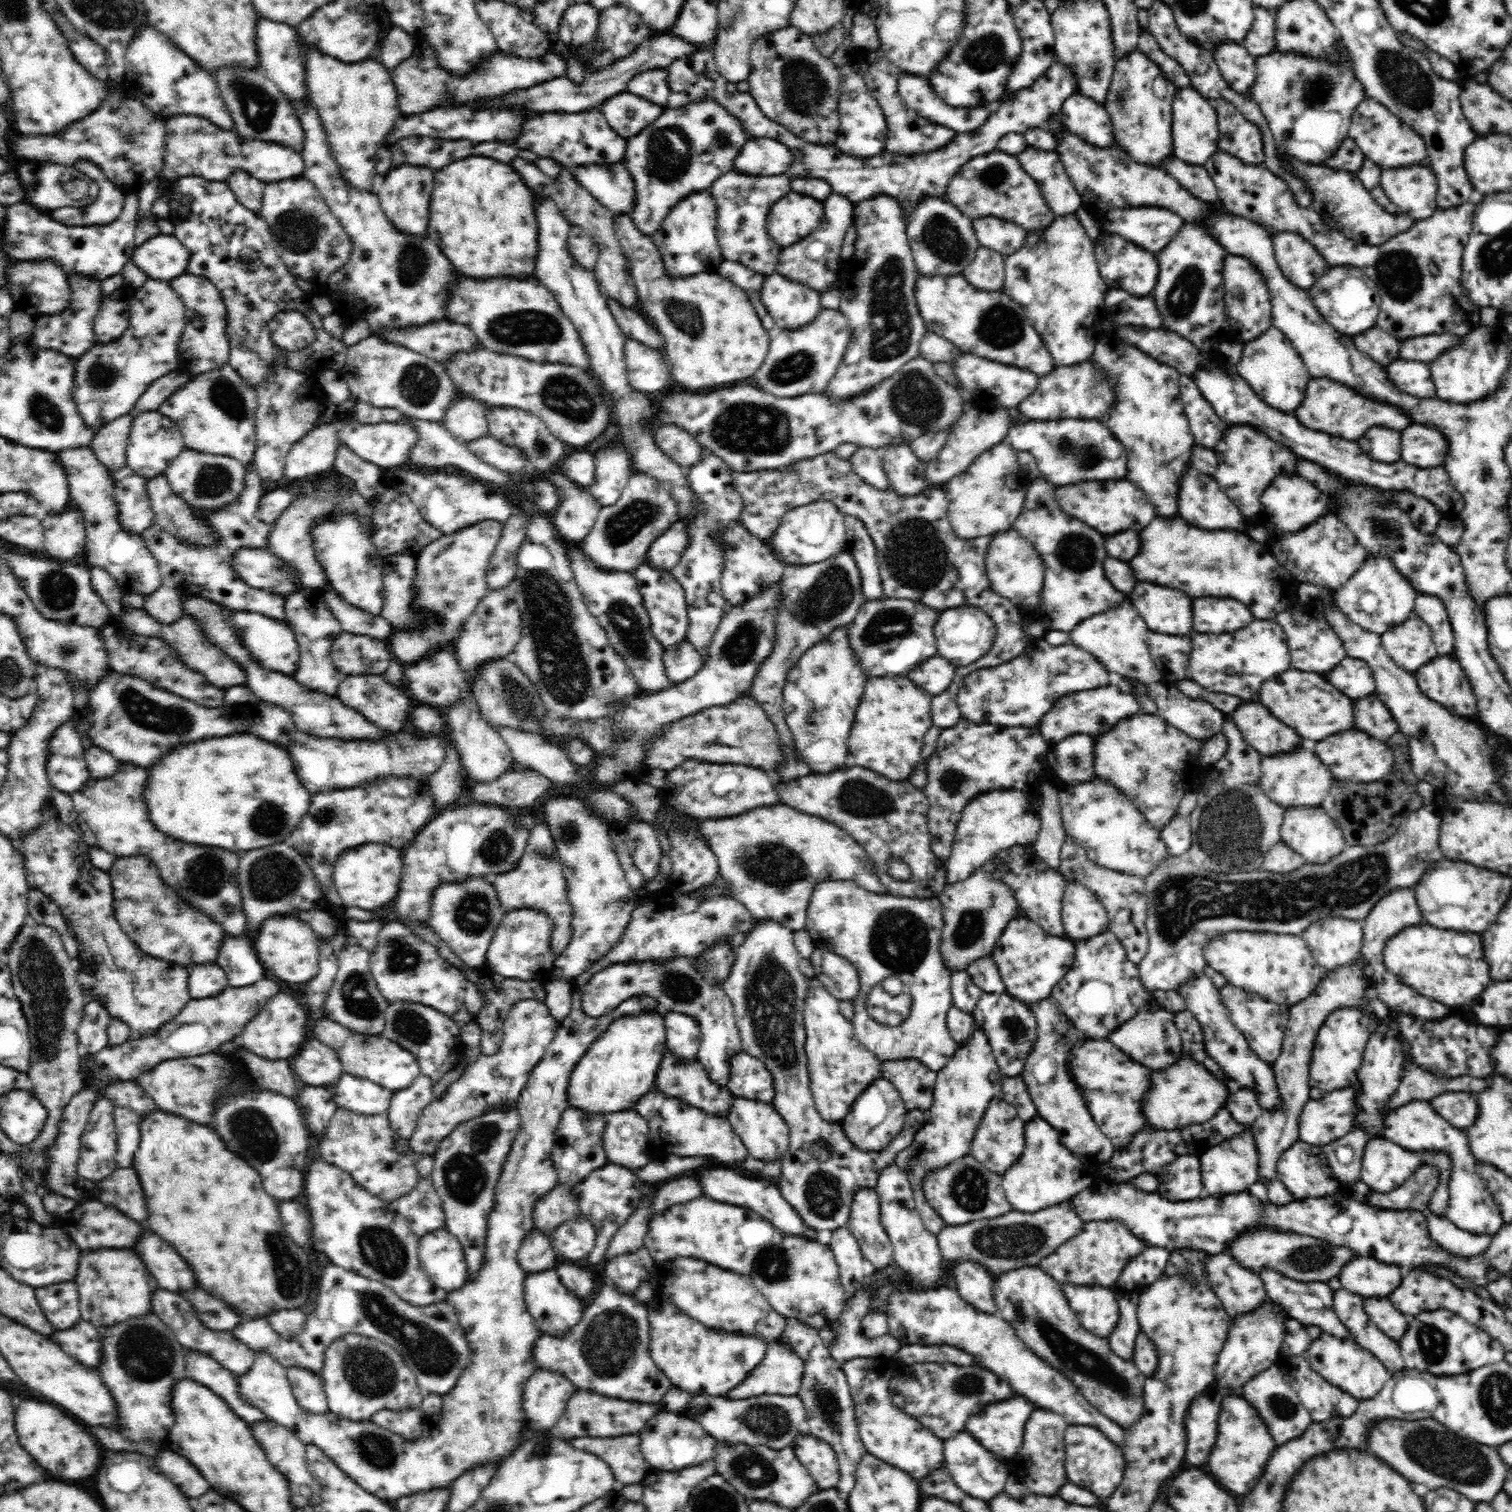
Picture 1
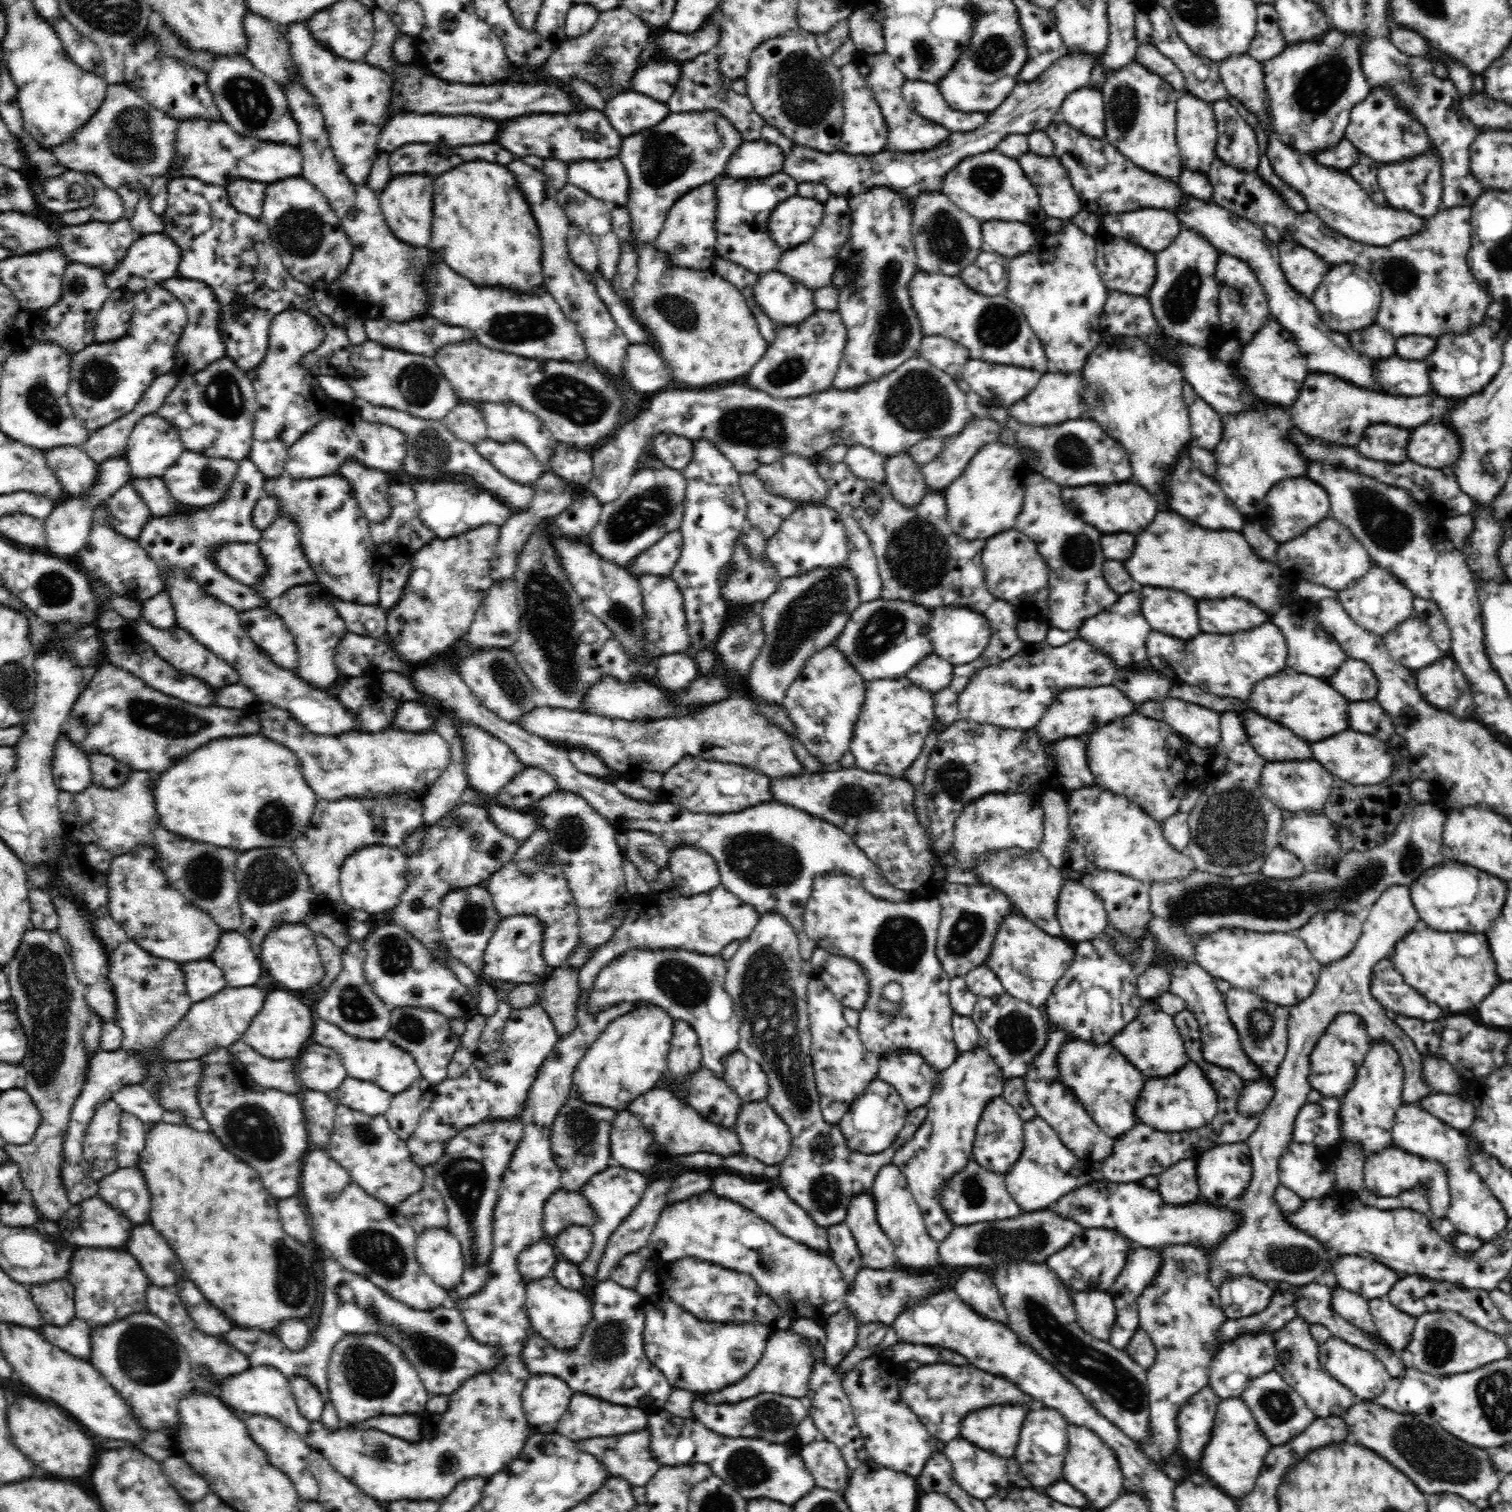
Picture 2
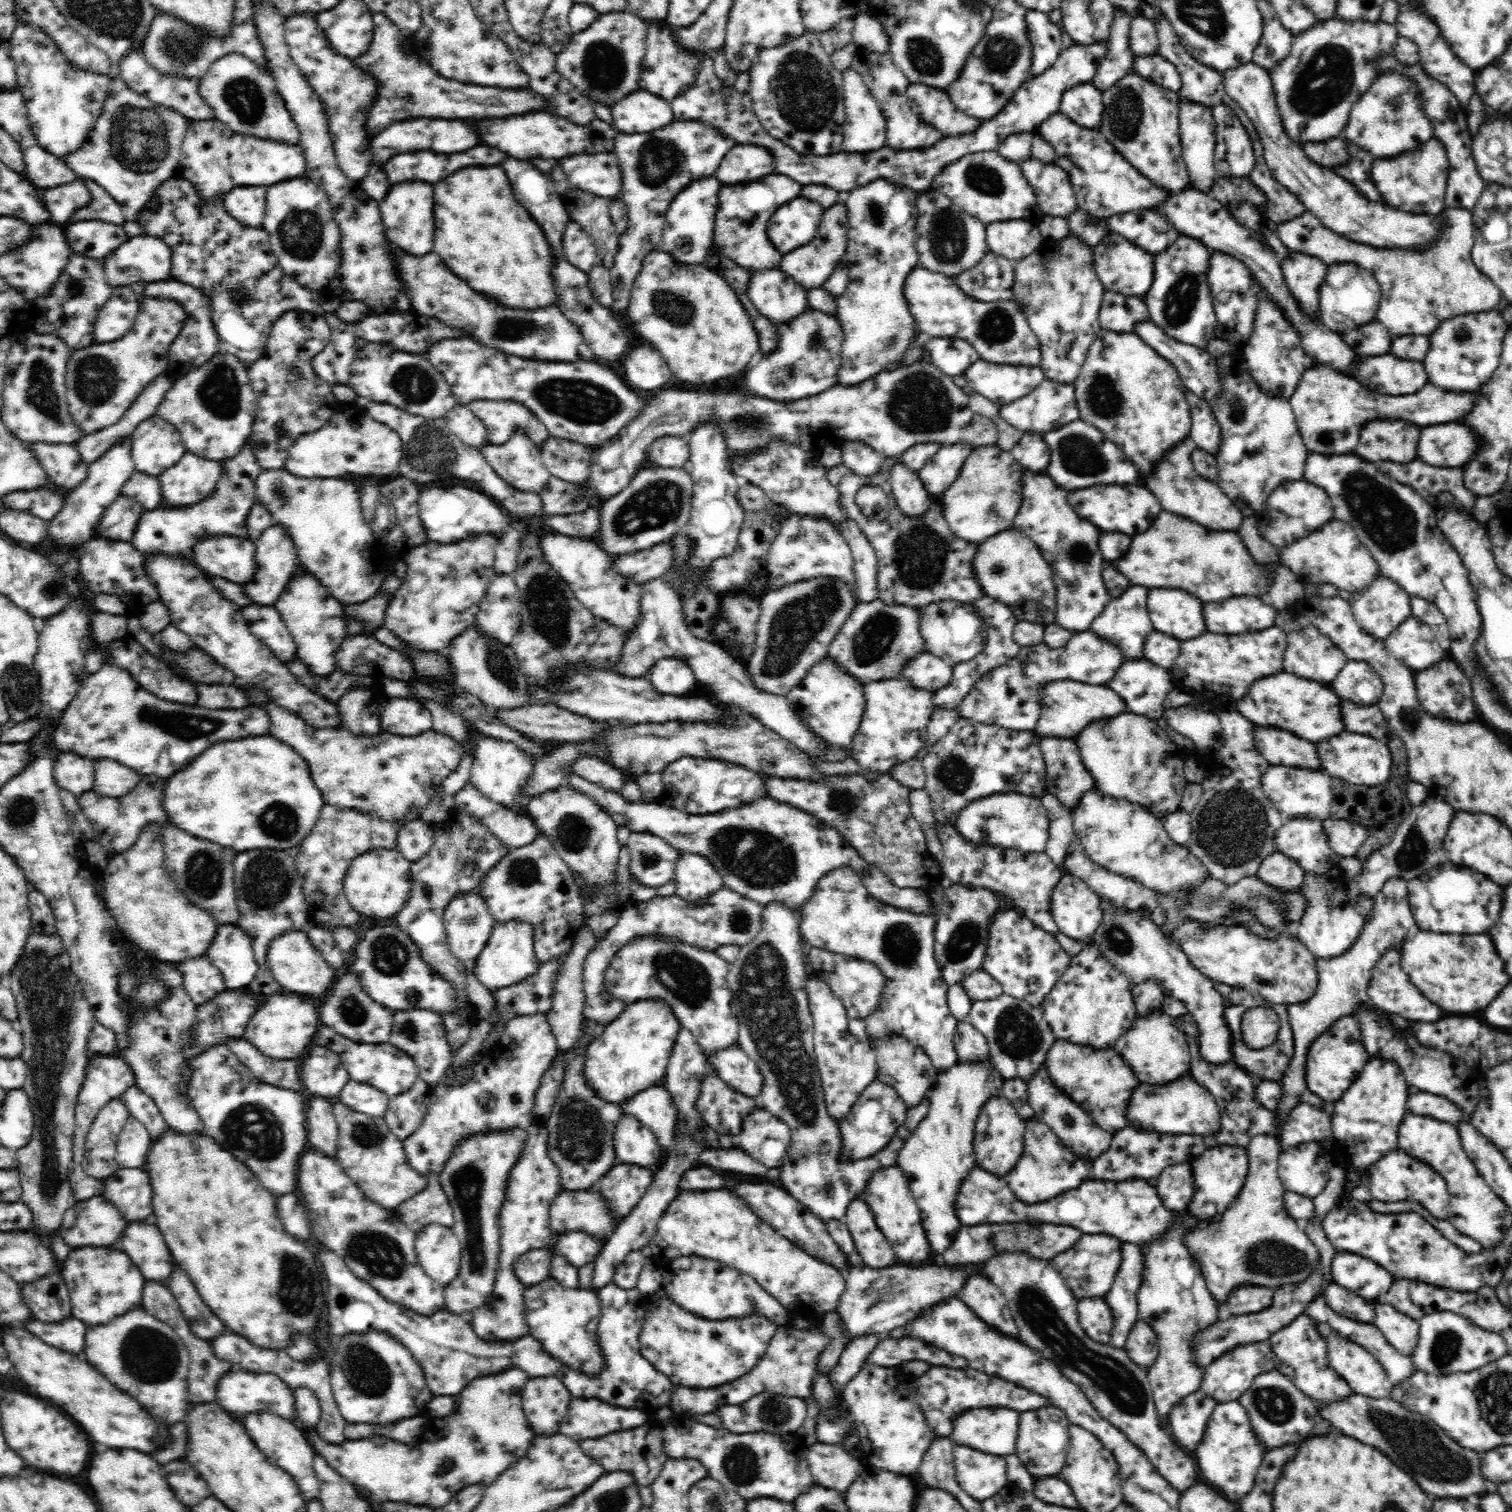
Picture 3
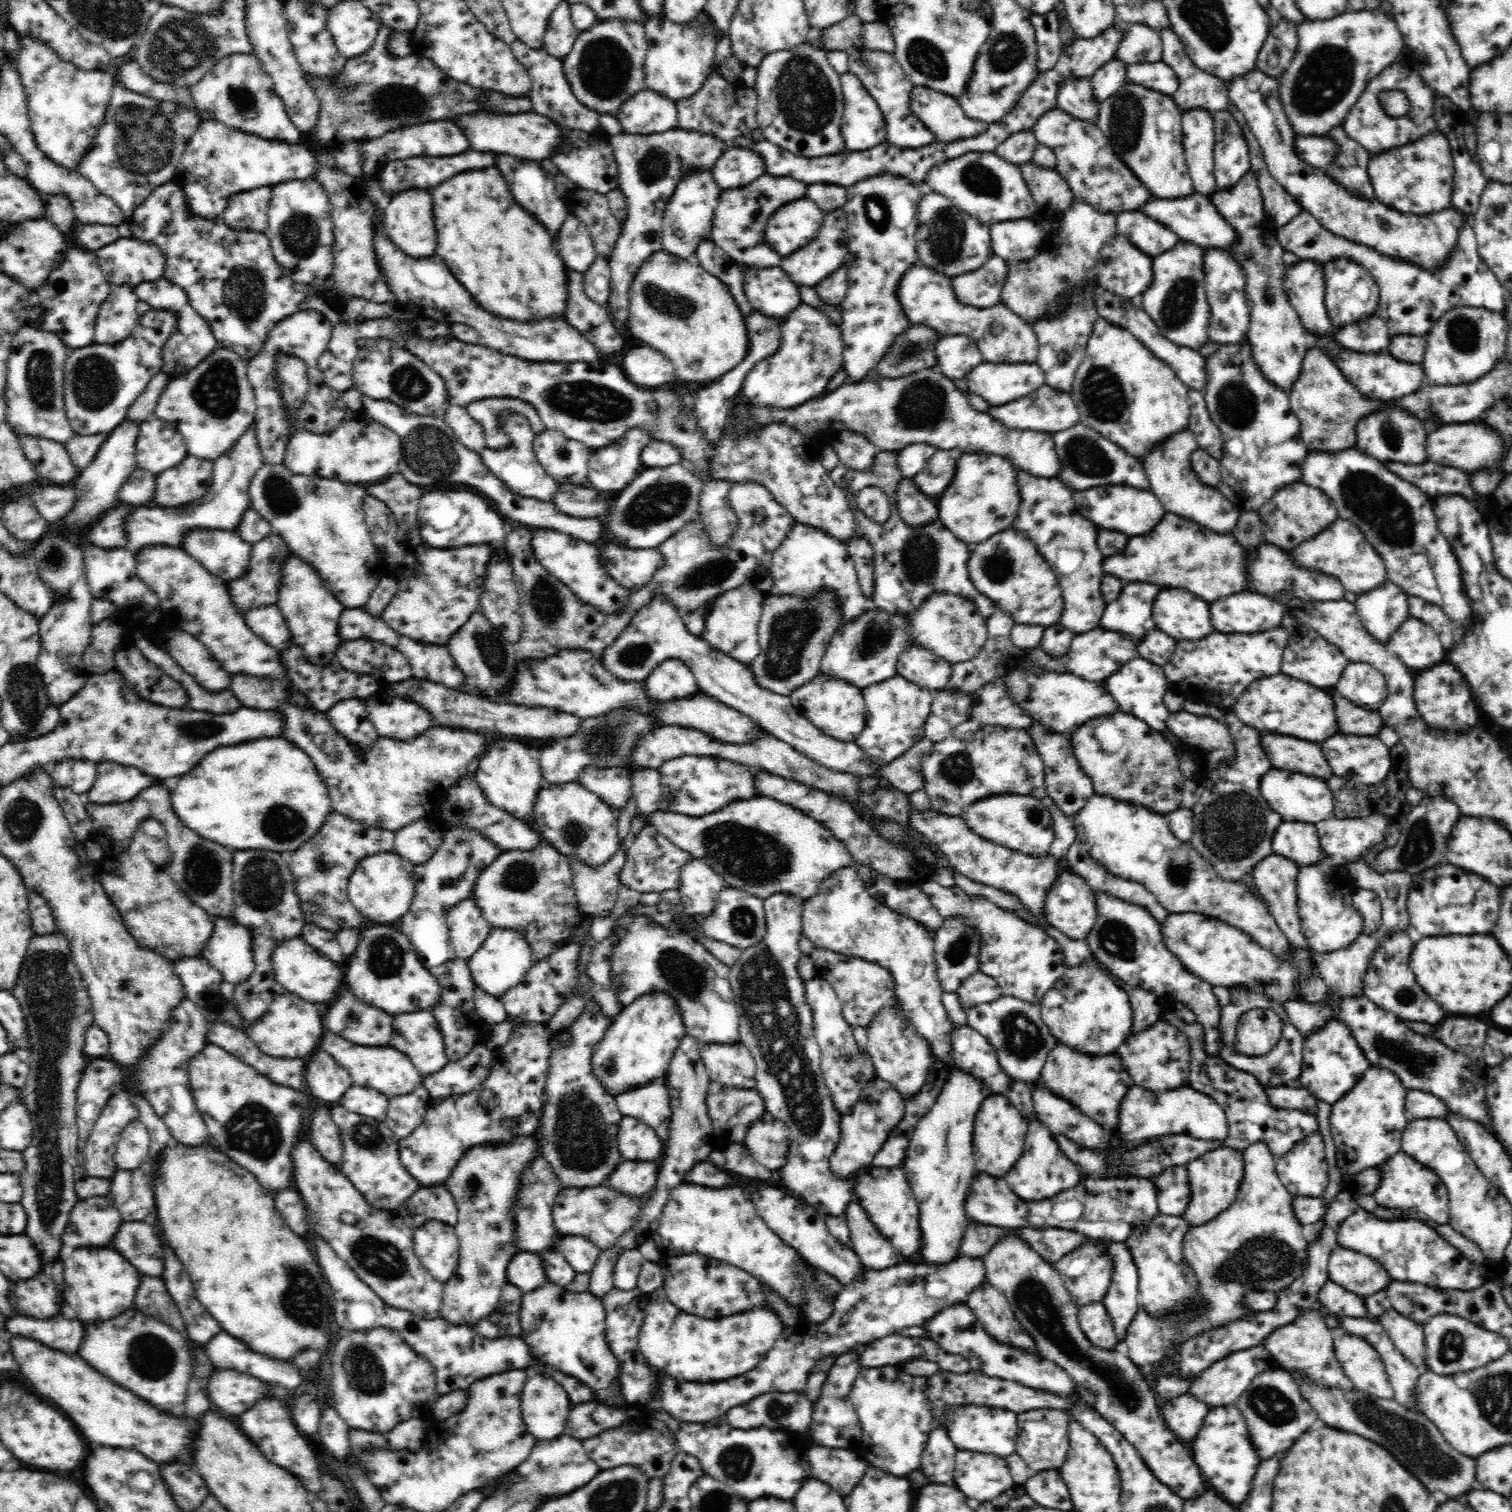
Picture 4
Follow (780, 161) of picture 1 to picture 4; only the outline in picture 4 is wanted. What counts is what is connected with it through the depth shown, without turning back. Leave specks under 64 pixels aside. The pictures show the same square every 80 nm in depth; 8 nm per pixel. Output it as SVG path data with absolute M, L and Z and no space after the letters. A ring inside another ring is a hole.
M727 147L711 168L714 181L721 190L749 185L764 174L764 161L754 150Z

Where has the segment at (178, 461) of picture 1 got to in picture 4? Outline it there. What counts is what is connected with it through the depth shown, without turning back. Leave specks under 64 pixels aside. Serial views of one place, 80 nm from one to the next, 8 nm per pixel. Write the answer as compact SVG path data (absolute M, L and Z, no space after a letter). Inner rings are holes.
M186 456L179 466L157 476L152 506L176 508L202 498L211 486L213 462Z

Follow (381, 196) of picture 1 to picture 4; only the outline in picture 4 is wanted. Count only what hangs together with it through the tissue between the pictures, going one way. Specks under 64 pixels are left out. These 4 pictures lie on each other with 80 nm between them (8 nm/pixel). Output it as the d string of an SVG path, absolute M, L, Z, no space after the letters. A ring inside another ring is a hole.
M428 190L400 192L384 204L383 228L392 243L415 259L432 256L436 252L436 228L432 216L432 196Z

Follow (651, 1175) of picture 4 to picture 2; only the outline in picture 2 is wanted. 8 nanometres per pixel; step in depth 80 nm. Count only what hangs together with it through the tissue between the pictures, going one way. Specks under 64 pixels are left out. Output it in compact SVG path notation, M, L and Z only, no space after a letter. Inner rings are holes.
M612 1163L606 1170L595 1174L590 1179L590 1182L580 1190L580 1193L588 1198L588 1203L594 1207L597 1214L596 1224L591 1228L594 1237L594 1246L590 1251L589 1257L584 1262L578 1264L584 1279L595 1276L597 1266L600 1264L600 1258L602 1258L602 1254L606 1250L608 1238L612 1236L612 1232L620 1226L621 1222L627 1216L630 1216L632 1210L635 1210L650 1182L651 1178L645 1172Z

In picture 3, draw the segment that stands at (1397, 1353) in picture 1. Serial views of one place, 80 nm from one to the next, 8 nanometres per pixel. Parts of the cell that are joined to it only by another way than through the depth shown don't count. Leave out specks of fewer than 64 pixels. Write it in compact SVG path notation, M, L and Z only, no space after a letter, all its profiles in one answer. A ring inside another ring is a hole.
M1332 1281L1324 1288L1322 1296L1332 1310L1346 1318L1360 1322L1374 1320L1375 1308L1369 1300L1362 1298L1357 1292L1349 1291Z

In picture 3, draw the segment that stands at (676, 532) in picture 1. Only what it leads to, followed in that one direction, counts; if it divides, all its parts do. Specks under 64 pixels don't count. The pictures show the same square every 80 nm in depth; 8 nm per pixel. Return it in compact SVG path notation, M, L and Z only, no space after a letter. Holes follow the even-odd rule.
M667 541L659 545L647 548L646 550L636 550L620 556L611 556L612 567L621 576L628 578L631 582L644 585L658 578L664 578L664 574L672 566L672 547Z

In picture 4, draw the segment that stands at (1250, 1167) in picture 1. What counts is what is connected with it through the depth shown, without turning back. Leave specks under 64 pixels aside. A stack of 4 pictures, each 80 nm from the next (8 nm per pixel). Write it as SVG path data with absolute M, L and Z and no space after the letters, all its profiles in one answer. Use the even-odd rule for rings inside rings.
M1228 1147L1211 1150L1200 1158L1185 1164L1188 1184L1190 1185L1189 1204L1181 1214L1182 1219L1191 1227L1203 1225L1227 1210L1236 1201L1237 1192L1244 1172L1244 1157L1241 1151Z

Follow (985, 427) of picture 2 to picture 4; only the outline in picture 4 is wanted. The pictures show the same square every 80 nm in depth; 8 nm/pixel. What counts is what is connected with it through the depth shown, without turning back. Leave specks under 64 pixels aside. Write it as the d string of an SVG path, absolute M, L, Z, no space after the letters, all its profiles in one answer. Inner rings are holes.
M938 450L925 466L925 470L912 478L914 485L924 494L944 493L955 476L955 466L963 453L960 450Z

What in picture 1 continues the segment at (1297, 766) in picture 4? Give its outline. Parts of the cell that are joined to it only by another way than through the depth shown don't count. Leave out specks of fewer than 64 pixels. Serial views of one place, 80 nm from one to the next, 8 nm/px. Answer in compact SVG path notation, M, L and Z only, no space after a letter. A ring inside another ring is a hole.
M1246 700L1230 717L1246 742L1263 757L1288 754L1300 746L1300 736L1260 706L1258 700Z

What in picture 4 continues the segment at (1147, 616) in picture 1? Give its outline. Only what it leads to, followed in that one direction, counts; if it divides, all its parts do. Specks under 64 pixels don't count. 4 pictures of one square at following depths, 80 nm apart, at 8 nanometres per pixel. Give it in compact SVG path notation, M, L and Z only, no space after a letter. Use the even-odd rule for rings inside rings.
M1180 588L1158 594L1152 607L1152 618L1158 629L1177 641L1198 640L1216 631L1210 620L1208 602Z

